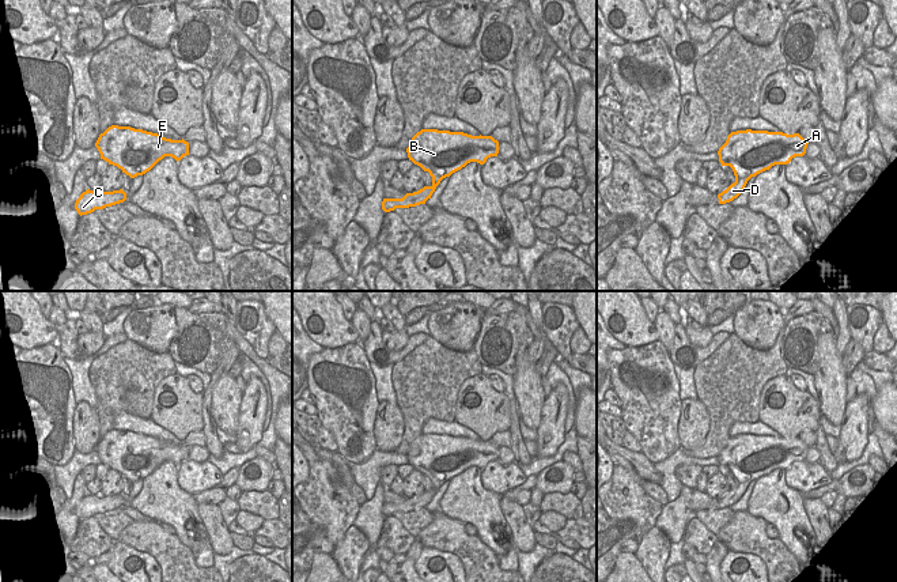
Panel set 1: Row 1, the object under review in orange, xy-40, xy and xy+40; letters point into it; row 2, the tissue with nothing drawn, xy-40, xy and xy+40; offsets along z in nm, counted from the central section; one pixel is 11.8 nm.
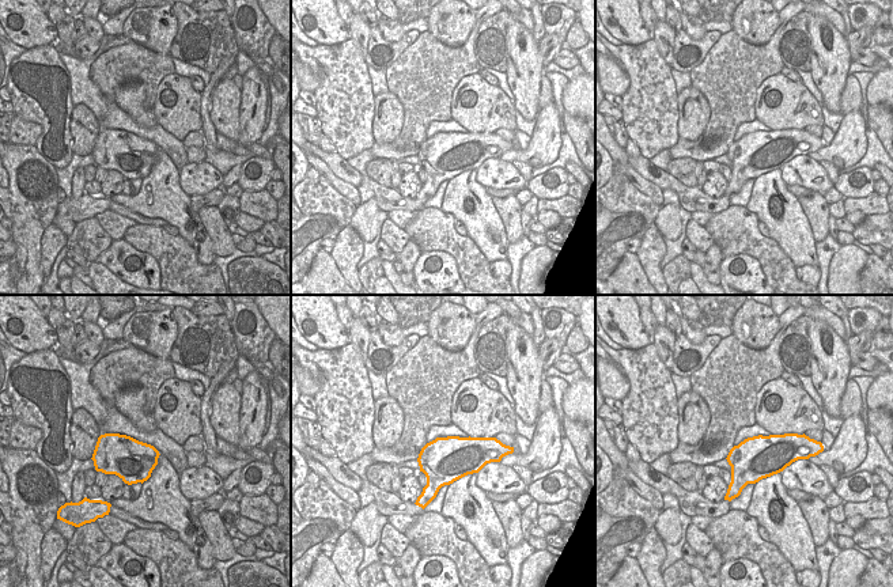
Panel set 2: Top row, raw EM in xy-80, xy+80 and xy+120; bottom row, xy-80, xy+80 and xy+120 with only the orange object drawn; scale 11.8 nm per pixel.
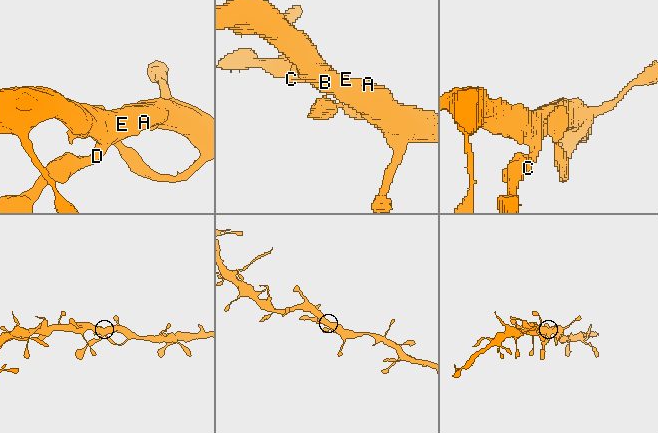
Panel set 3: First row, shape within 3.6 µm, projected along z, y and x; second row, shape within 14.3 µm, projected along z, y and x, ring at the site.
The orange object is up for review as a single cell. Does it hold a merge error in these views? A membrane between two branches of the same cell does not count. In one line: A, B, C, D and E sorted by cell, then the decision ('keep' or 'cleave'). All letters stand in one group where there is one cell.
A B C D E; keep

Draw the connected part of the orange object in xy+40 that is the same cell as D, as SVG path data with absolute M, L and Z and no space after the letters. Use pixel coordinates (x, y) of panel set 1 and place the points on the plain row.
M752 434L731 436L718 460L722 470L733 473L735 487L718 499L719 509L737 503L752 481L775 469L787 469L795 461L803 461L807 449L799 438Z

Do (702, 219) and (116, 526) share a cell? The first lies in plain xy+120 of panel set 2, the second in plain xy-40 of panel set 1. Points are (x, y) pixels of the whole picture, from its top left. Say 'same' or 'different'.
same

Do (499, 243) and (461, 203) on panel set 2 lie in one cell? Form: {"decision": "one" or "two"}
{"decision": "one"}

